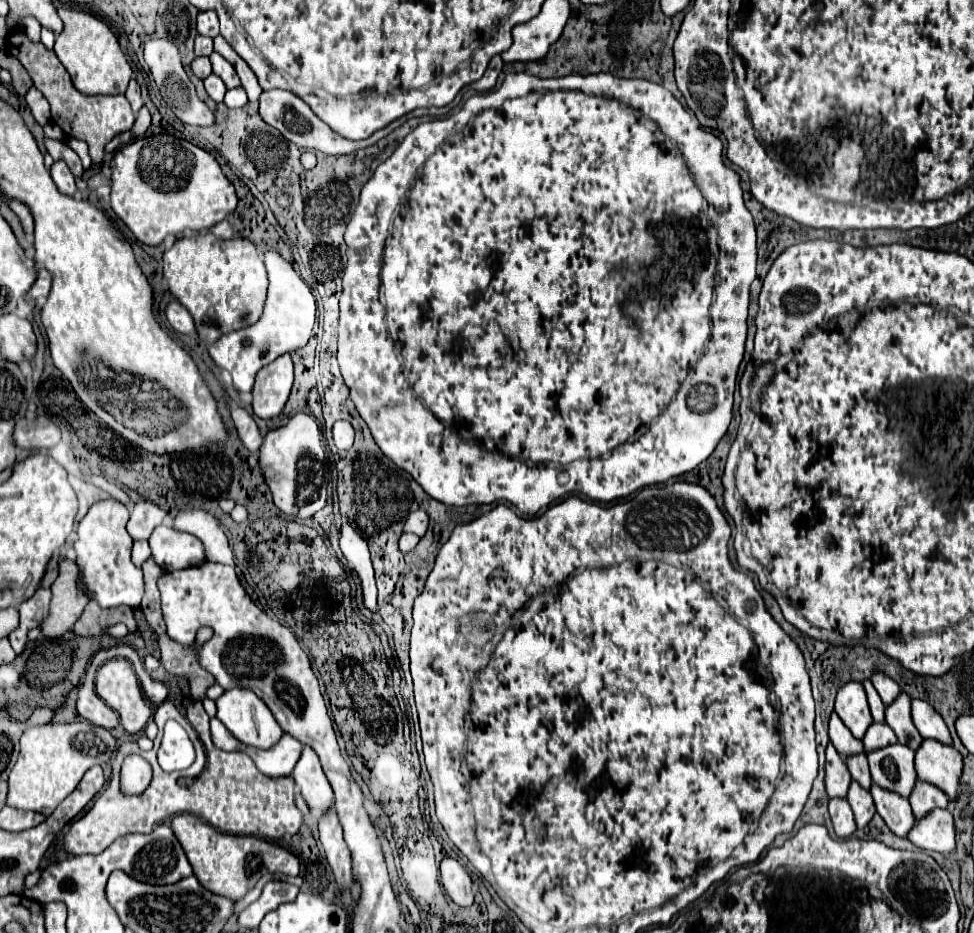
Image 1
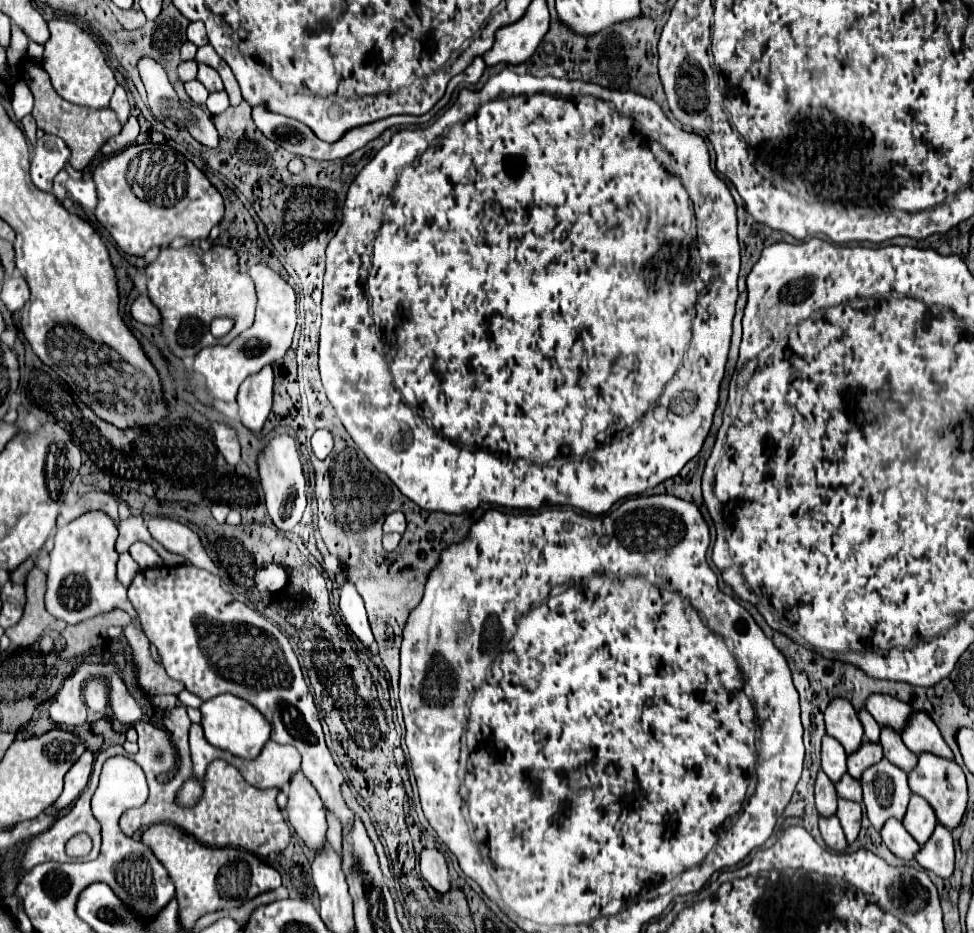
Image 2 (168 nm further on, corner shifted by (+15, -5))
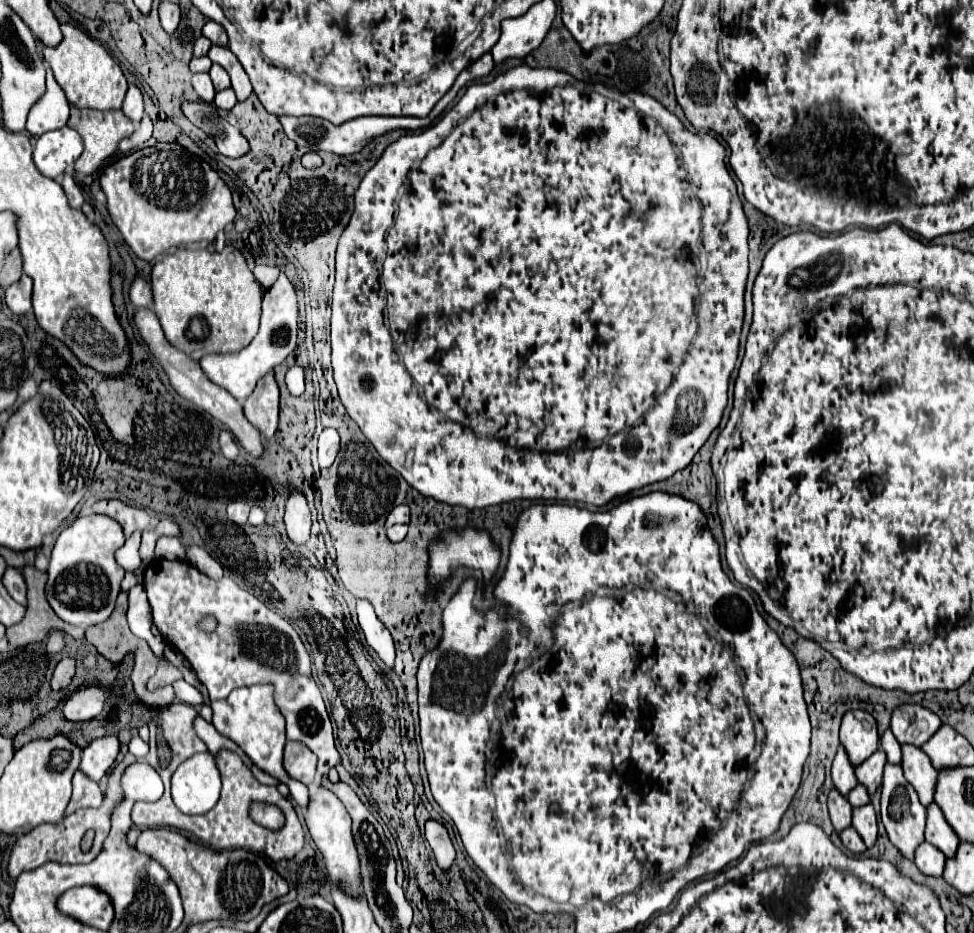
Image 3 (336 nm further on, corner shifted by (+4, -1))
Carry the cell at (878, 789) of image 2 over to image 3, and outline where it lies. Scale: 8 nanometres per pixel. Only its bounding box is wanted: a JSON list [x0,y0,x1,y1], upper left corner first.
[882,764,926,860]

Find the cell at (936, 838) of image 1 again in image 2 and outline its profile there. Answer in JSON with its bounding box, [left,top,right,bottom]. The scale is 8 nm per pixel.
[917,824,955,878]

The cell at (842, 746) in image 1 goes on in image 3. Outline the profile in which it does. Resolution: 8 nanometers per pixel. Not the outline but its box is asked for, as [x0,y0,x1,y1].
[832,746,856,794]

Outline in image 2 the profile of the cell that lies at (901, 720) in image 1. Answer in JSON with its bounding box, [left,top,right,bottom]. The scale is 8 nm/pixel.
[881,728,917,772]

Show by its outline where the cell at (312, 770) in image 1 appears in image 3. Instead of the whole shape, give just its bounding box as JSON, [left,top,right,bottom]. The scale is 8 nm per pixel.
[304,784,362,894]

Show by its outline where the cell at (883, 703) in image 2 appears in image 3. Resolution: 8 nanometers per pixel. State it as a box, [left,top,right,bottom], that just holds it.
[890,704,942,746]

